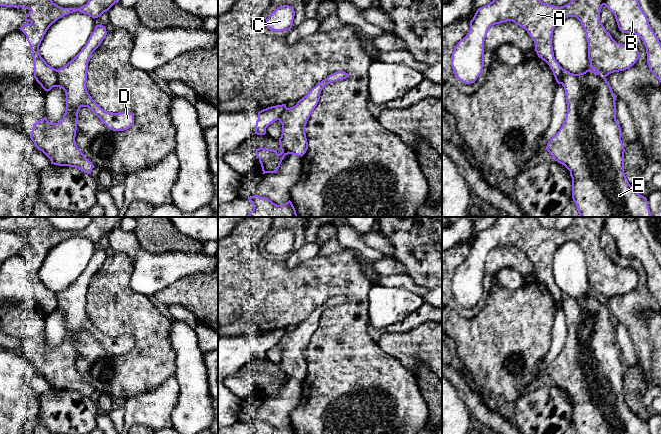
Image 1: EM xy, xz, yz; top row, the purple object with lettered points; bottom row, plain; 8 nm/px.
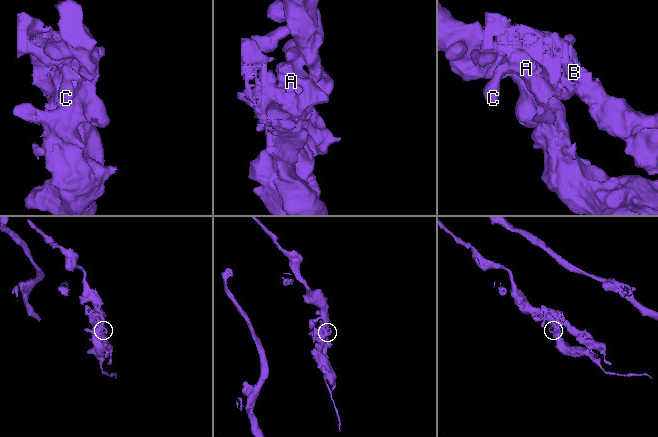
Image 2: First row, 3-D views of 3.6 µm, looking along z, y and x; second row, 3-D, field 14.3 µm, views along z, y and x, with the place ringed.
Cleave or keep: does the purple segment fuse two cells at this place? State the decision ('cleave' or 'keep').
cleave

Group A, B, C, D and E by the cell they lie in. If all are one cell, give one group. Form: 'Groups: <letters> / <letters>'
Groups: A B C / D E

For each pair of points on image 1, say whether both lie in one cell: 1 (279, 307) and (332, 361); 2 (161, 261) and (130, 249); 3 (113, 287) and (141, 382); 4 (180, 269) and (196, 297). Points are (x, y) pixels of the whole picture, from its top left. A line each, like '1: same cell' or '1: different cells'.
1: same cell
2: different cells
3: same cell
4: different cells

